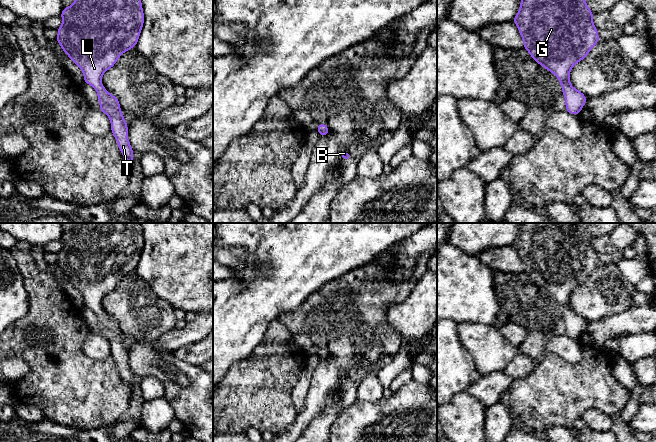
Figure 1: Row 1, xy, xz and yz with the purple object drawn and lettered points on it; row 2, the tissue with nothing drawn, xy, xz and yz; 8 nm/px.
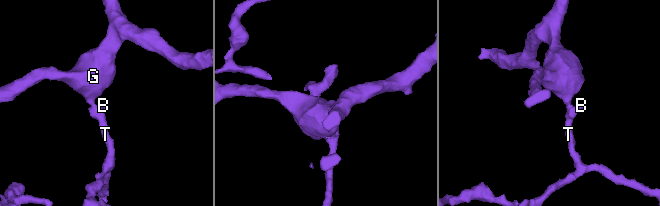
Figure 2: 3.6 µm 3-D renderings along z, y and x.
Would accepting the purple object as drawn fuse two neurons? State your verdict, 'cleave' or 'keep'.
keep

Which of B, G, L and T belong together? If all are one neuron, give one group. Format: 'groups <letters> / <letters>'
groups B G L T

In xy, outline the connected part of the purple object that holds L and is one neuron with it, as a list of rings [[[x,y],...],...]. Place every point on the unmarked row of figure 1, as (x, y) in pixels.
[[[76,223],[69,231],[63,232],[60,240],[63,247],[57,253],[56,264],[82,294],[84,307],[96,313],[99,334],[110,342],[111,357],[121,378],[131,388],[133,399],[133,373],[128,364],[127,346],[121,336],[118,322],[102,310],[102,300],[115,289],[124,276],[136,270],[144,248],[142,226],[140,223]]]

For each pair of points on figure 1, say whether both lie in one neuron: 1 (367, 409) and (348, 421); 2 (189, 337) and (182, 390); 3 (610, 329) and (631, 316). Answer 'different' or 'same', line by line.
1: same
2: different
3: same

